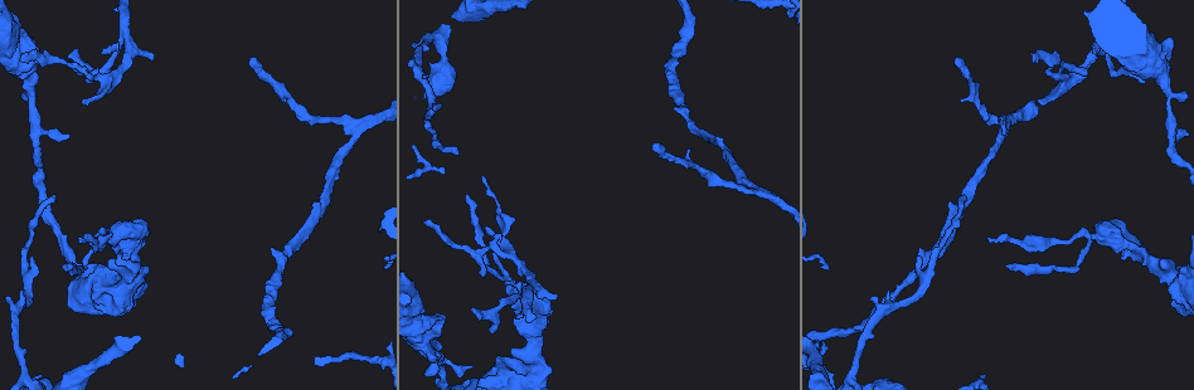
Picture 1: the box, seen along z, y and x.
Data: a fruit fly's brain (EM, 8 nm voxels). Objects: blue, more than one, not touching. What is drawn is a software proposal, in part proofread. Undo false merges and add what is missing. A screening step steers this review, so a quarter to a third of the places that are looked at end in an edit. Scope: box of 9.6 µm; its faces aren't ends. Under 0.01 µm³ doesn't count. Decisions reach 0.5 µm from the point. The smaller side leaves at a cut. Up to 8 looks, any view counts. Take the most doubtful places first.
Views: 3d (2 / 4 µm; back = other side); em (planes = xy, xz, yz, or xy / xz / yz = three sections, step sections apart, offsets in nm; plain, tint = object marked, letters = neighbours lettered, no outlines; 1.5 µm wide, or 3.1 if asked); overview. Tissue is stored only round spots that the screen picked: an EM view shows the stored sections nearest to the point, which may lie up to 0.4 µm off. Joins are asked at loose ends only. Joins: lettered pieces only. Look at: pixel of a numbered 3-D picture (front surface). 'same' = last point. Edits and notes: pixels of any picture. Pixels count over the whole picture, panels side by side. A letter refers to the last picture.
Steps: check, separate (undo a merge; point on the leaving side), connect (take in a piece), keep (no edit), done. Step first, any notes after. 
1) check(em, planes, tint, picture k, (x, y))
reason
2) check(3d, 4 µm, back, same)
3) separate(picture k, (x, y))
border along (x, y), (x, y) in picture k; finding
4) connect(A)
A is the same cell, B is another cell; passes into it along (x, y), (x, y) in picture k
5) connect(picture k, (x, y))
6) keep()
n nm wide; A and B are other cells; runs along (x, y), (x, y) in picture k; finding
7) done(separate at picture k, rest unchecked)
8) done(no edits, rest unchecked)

check(em, planes, letters, picture 1, (126, 45))
side arm on a straight run

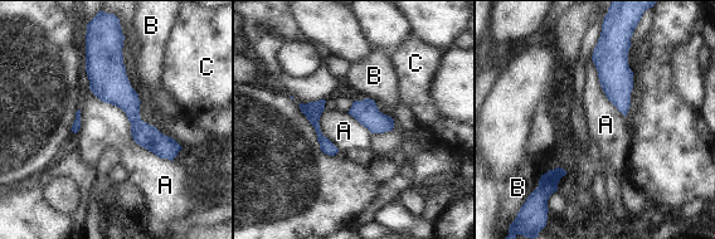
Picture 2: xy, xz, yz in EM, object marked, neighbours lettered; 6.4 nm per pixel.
keep()
A, B and C are other cells; continuous, no second neuron

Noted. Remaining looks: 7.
check(3d, 4 µm, picture 1, (1115, 251))
stops while still wide

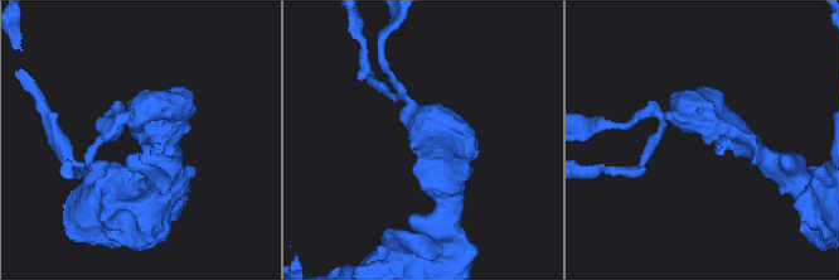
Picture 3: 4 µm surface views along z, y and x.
check(em, planes, tint, picture 3, (709, 141))
shape alone is not enough

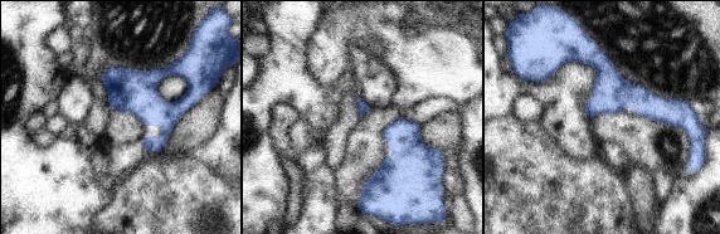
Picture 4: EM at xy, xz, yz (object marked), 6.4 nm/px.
check(em, planes, letters, same)
see the neighbours

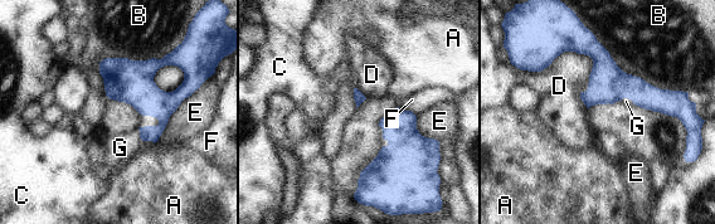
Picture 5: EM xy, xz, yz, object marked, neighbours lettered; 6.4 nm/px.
connect(G)
G is the same cell, A, B, C, D, E and F are other cells; passes into it along (137, 88), (147, 126), (120, 147) in picture 5; the neuron continues

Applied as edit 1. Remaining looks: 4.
check(overview)
redraw

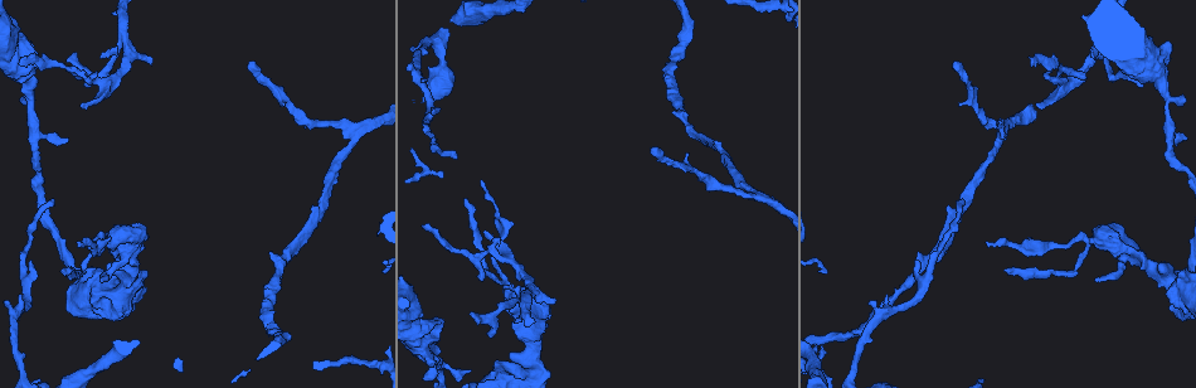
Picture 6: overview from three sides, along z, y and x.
check(3d, 4 µm, picture 6, (30, 41))
thick end

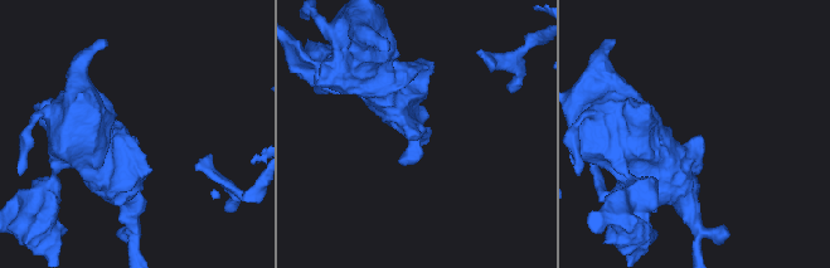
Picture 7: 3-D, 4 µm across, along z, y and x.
check(em, yz, step 8, tint, picture 7, (408, 138))
shape alone is not enough

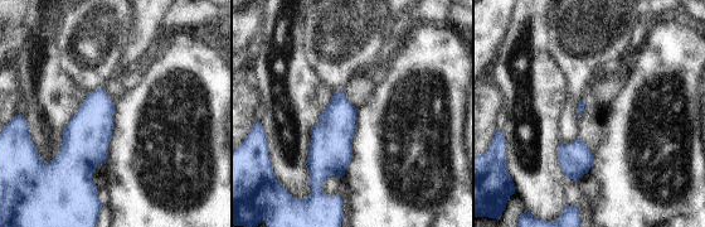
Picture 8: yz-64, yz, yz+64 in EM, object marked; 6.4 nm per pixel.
check(em, planes, letters, same)
another direction

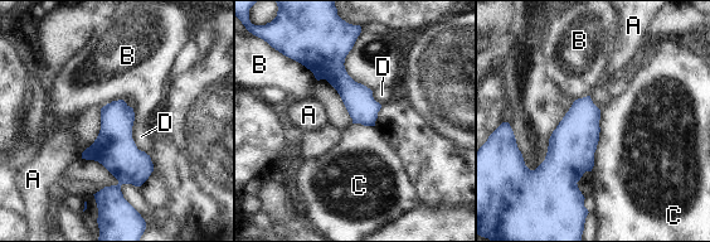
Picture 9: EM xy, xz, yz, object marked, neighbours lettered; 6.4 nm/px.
keep()
A, B, C and D are other cells; border along (601, 111), (599, 140), (594, 151) in picture 9; none of them fits

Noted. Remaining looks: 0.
done(connect at picture 5, rest unchecked)

